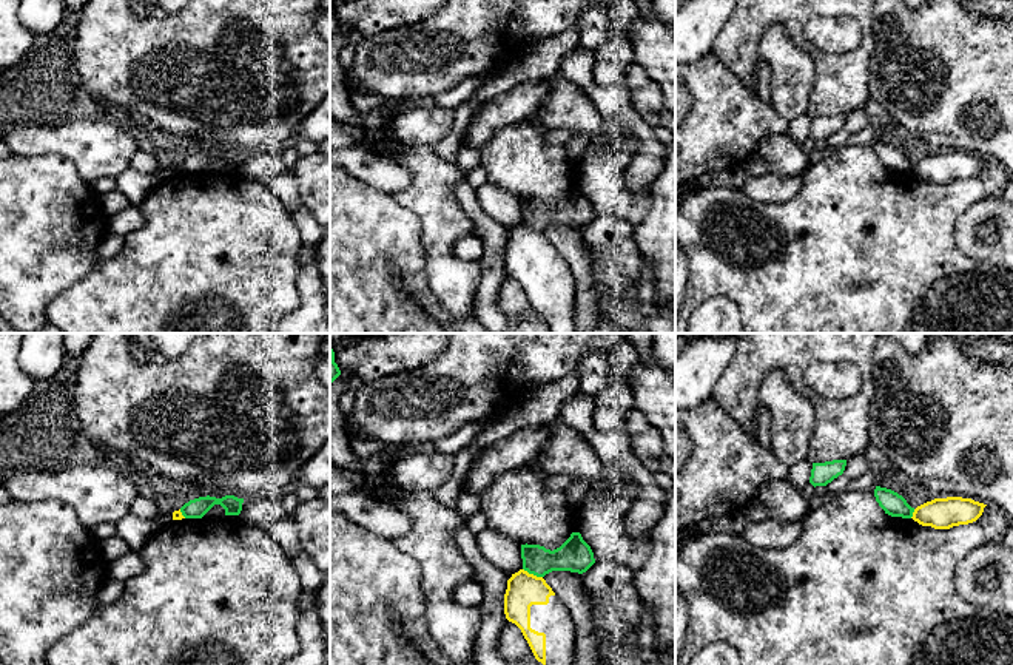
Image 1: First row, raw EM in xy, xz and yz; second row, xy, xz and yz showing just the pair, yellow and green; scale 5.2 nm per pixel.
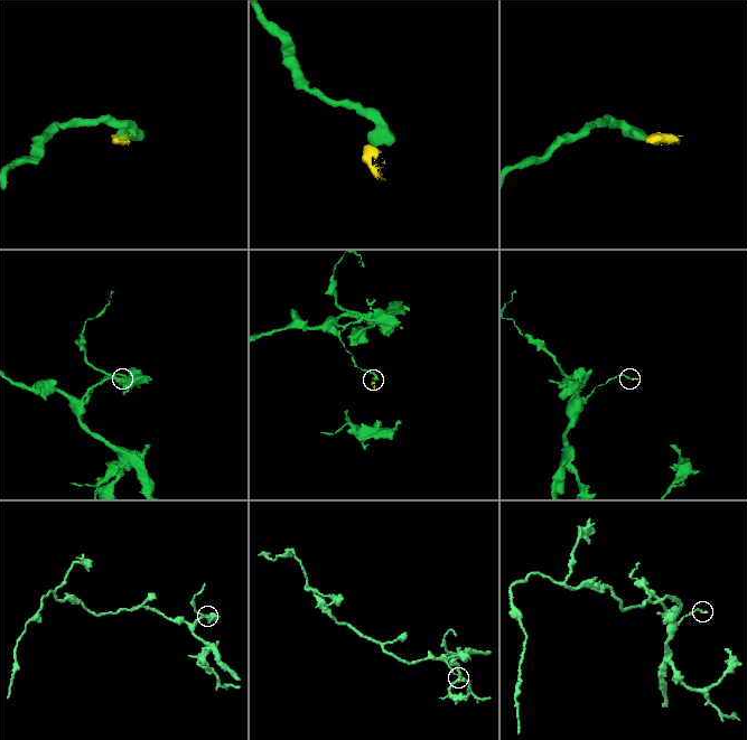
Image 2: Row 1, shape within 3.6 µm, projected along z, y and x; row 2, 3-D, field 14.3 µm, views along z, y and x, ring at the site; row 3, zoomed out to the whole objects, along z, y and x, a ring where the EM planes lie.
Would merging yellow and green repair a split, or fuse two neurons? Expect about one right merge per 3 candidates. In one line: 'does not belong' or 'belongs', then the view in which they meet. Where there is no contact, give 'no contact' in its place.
does not belong | xz

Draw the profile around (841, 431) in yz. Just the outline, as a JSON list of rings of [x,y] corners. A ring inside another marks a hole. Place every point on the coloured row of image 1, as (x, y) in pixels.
[[[746,333],[737,339],[735,353],[717,381],[712,398],[749,435],[756,434],[756,414],[760,409],[760,387],[772,370],[785,373],[793,389],[816,409],[814,429],[806,458],[811,463],[848,460],[865,454],[871,444],[870,415],[874,393],[871,376],[877,333]],[[851,361],[862,373],[862,390],[856,397],[830,400],[819,395],[803,381],[803,372],[814,363]]]

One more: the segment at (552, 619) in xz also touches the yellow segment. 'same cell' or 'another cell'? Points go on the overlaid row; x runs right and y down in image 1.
same cell

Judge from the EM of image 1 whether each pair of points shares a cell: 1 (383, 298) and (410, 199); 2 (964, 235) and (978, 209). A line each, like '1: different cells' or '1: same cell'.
1: different cells
2: same cell

